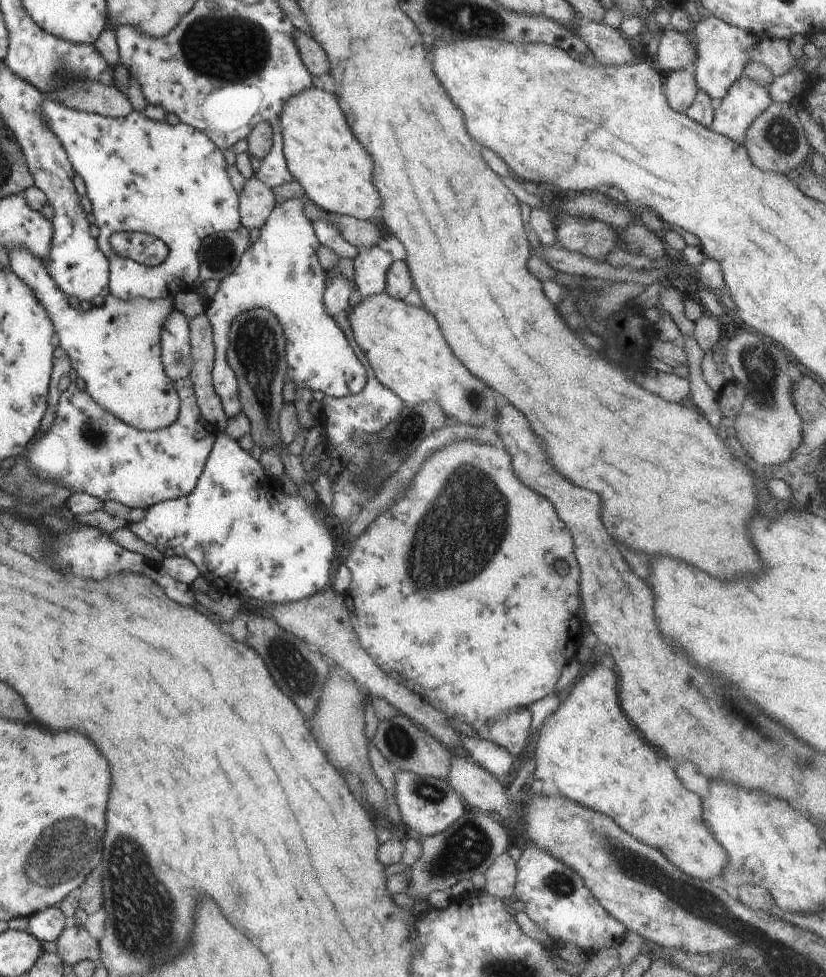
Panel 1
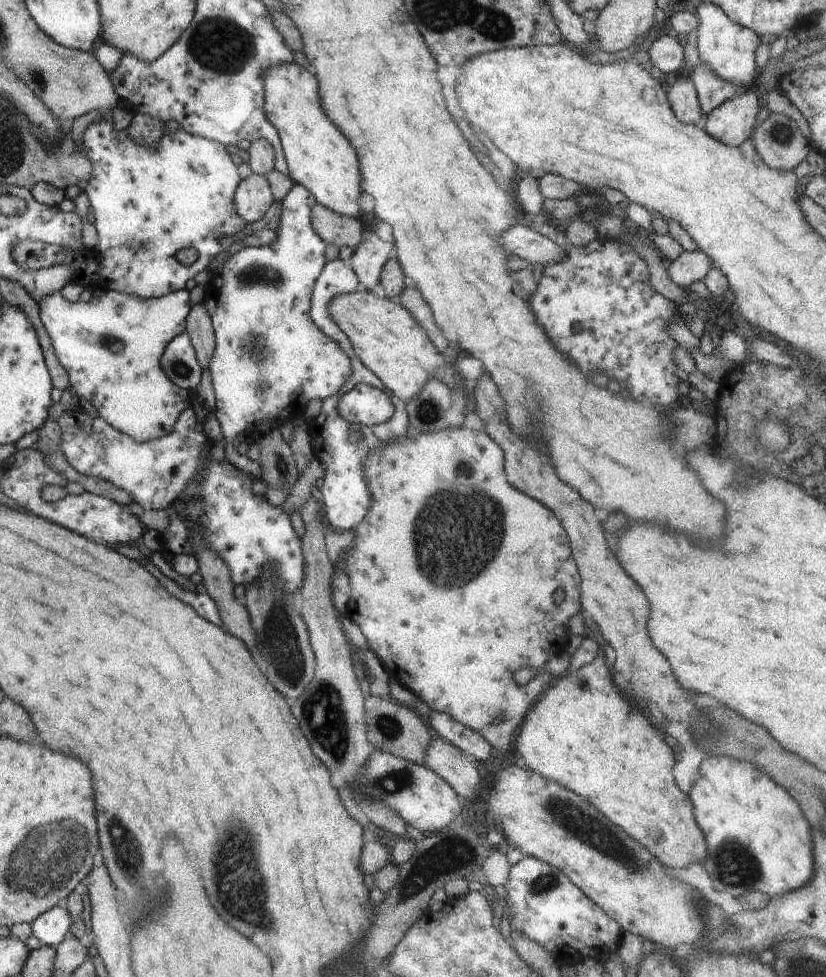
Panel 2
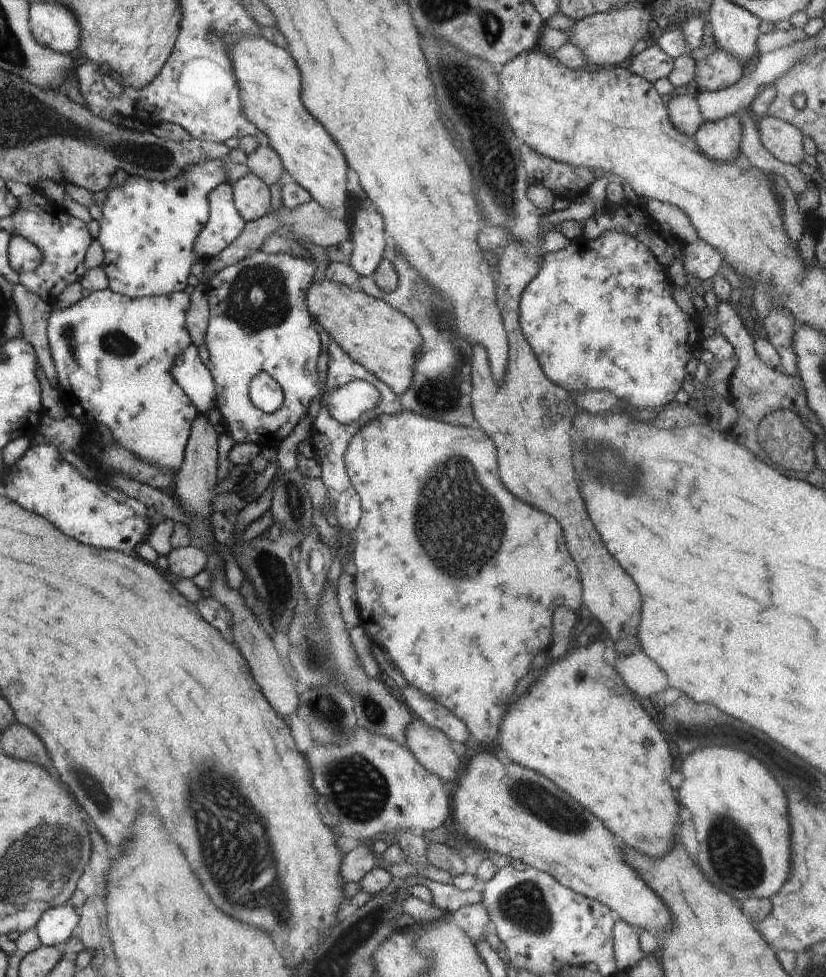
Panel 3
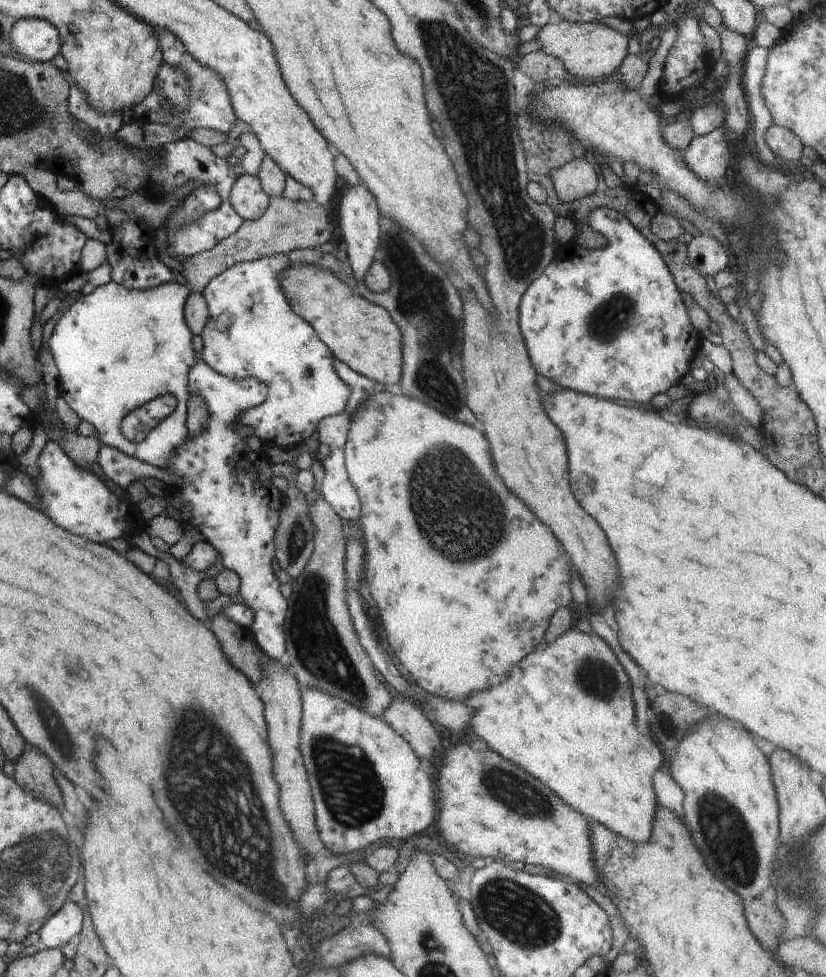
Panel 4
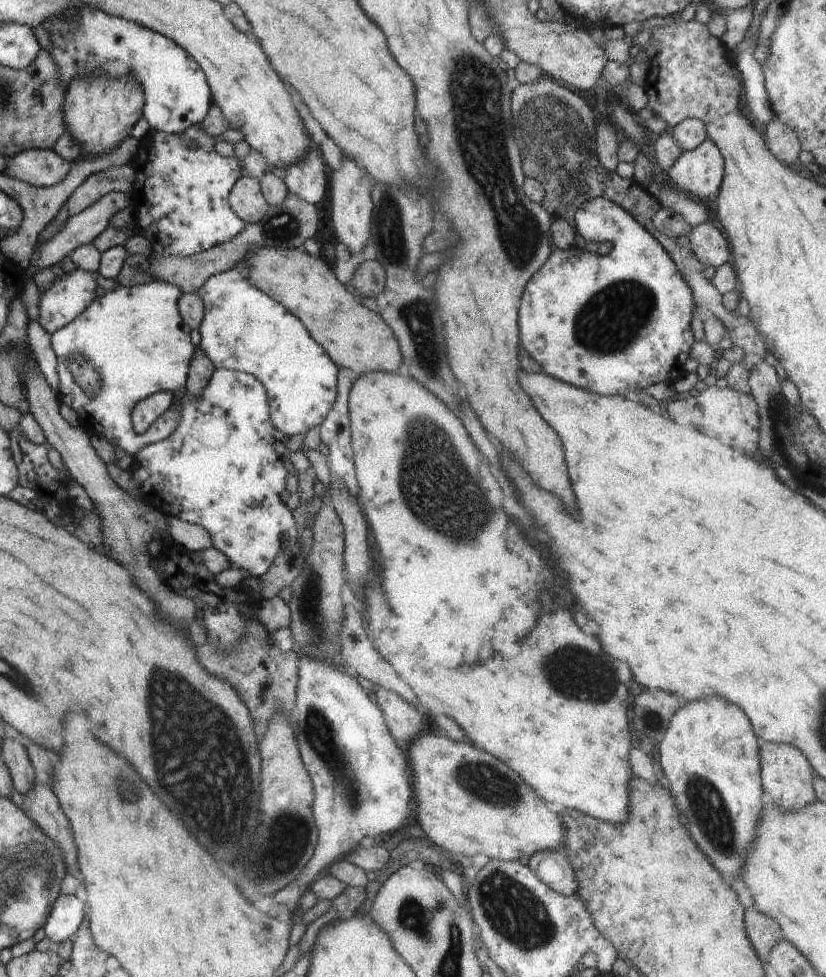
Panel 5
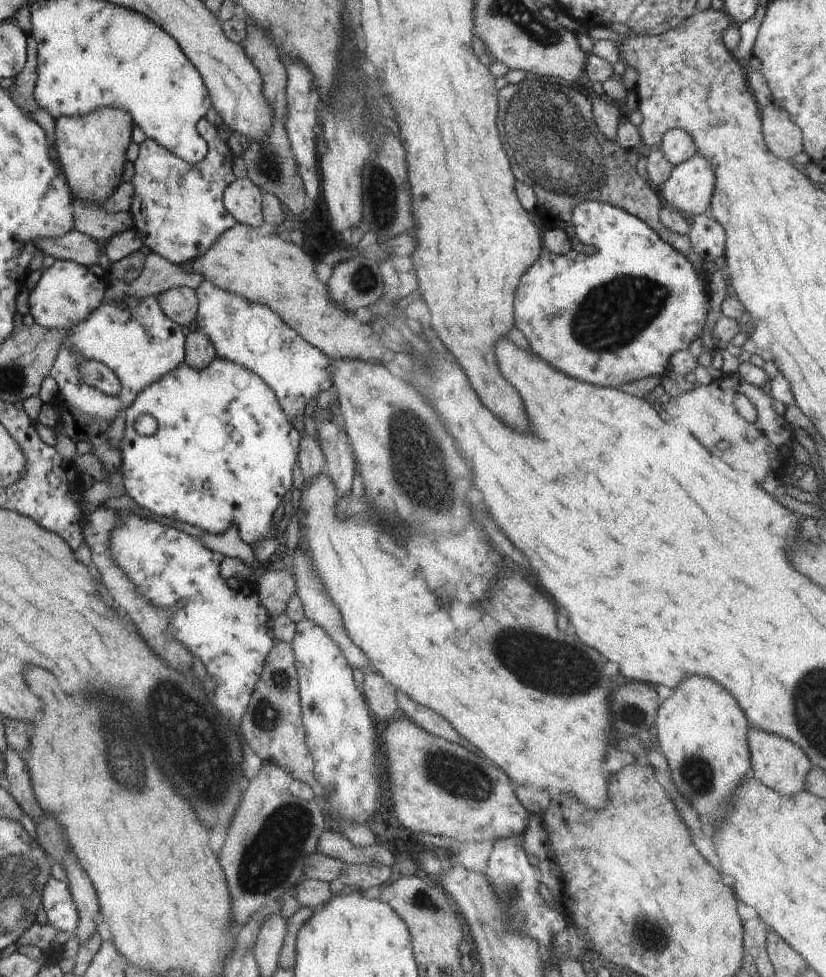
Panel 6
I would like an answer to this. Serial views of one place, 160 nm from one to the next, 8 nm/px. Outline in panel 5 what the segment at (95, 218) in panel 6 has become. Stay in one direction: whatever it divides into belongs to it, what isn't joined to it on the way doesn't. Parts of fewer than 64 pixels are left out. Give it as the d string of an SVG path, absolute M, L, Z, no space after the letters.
M133 165L112 166L92 173L68 196L66 204L69 216L80 214L109 192L124 191L130 194L134 179L135 167Z

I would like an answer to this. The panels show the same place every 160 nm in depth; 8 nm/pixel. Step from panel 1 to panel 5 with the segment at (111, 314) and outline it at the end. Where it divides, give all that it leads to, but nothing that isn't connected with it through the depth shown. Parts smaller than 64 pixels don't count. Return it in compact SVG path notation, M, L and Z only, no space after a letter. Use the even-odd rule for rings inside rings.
M154 280L154 281L152 281L152 282L149 282L149 283L148 283L148 284L143 284L143 285L138 285L138 286L135 286L135 287L132 287L132 288L128 288L128 287L125 287L125 286L122 286L122 285L120 285L120 284L119 284L119 283L118 283L118 282L116 282L116 283L117 283L117 284L118 284L118 287L117 287L117 289L116 289L116 290L114 290L114 291L112 291L112 292L110 292L110 291L108 291L108 292L107 292L107 293L106 293L106 295L105 295L105 296L102 296L102 297L98 297L98 296L97 296L97 297L96 297L96 298L95 298L95 299L94 299L94 300L93 300L93 301L92 301L92 302L91 302L91 303L90 303L90 304L89 304L89 305L88 305L88 308L86 308L86 310L83 310L83 311L82 311L82 312L81 312L81 313L80 313L80 314L79 314L79 315L78 315L78 316L77 316L77 317L76 317L76 318L75 318L75 319L74 319L74 320L73 320L73 321L72 321L72 322L71 322L71 323L70 323L70 324L69 324L69 325L68 325L68 326L65 326L65 327L64 327L64 328L61 328L61 329L60 329L60 330L57 330L57 331L56 331L56 332L53 332L53 333L52 333L52 334L51 334L51 347L52 347L52 350L53 350L53 351L54 351L54 354L55 354L55 355L56 355L56 356L57 356L57 360L58 360L58 362L57 362L57 367L56 367L56 370L57 370L57 373L58 373L58 378L59 378L59 392L58 392L58 396L59 396L59 402L60 402L60 404L63 404L63 403L64 403L64 404L66 404L66 406L70 406L70 408L72 408L72 410L76 410L76 414L78 414L78 418L79 418L79 422L80 422L80 426L82 426L82 427L83 427L83 428L84 428L84 430L86 430L86 432L88 432L88 433L90 433L90 435L97 435L97 436L98 436L98 437L102 437L102 438L105 438L105 439L106 439L106 440L108 440L108 442L110 442L110 444L112 444L112 446L114 446L114 448L115 448L115 447L120 447L120 448L121 448L121 449L122 449L122 450L126 450L126 452L128 452L128 454L132 454L132 455L133 455L133 456L134 456L134 455L135 455L135 454L136 454L136 453L137 453L137 452L138 452L138 451L139 451L139 450L140 450L140 449L141 449L141 448L142 448L142 447L143 447L143 446L144 446L144 445L152 445L152 444L154 444L154 443L157 443L157 442L158 442L158 441L161 441L161 440L164 440L164 439L167 439L167 438L168 438L168 437L169 437L169 434L170 434L170 433L173 433L173 432L174 432L174 431L175 431L175 426L176 426L176 425L177 425L177 424L178 424L178 421L179 421L179 410L180 410L180 409L181 409L181 408L182 408L182 407L180 407L180 406L179 406L179 404L176 404L176 403L175 403L175 402L179 402L179 400L180 400L180 399L181 399L181 398L182 398L182 397L183 397L183 396L184 396L184 394L185 394L185 391L186 391L186 389L184 389L184 388L183 388L183 387L184 387L184 386L186 386L186 384L187 384L187 374L188 374L188 371L189 371L189 364L190 364L190 363L191 363L191 360L192 360L192 355L193 355L193 354L194 354L194 351L195 351L195 346L194 346L194 345L192 345L192 342L191 342L191 341L190 341L190 331L191 331L191 329L190 329L190 328L189 328L189 326L188 326L188 325L187 325L187 324L186 324L186 323L185 323L185 322L184 322L184 321L183 321L183 320L182 320L182 317L181 317L181 316L180 316L180 313L179 313L179 310L178 310L178 307L177 307L177 304L178 304L178 299L179 299L179 298L180 298L180 296L182 296L182 293L184 293L184 292L183 292L183 290L182 290L182 289L181 289L181 288L178 288L178 287L177 287L177 286L176 286L176 285L173 285L173 284L170 284L170 283L165 283L165 282L164 282L164 281L158 281L158 280ZM74 355L80 355L80 356L81 356L81 357L82 357L82 358L83 358L83 359L86 359L86 360L87 360L87 361L88 361L88 362L89 362L89 363L90 363L90 364L91 364L91 365L92 365L92 366L93 366L93 367L94 367L94 368L95 368L95 369L96 369L96 370L97 370L97 373L98 373L98 374L99 374L99 375L100 375L100 378L101 378L101 388L100 388L100 393L99 393L99 394L98 394L98 395L96 395L96 396L94 396L94 398L93 398L93 399L92 399L92 398L90 398L90 396L87 396L87 395L86 395L86 394L85 394L85 393L84 393L84 392L83 392L83 391L82 391L82 389L81 389L81 388L80 388L80 386L78 386L78 383L77 383L77 382L76 382L76 381L75 381L75 378L74 378L74 377L73 377L73 376L72 376L72 375L71 375L71 372L70 372L70 371L69 371L69 370L68 370L68 367L67 367L67 364L68 364L68 363L69 363L69 360L70 360L70 359L71 359L71 358L72 358L72 357L73 357L73 356L74 356ZM165 390L168 390L168 392L173 392L173 393L174 393L174 394L175 394L175 396L176 396L176 397L175 397L175 399L174 399L174 401L175 401L175 402L174 402L174 404L173 404L173 406L172 406L172 409L171 409L171 410L168 410L168 411L167 411L167 412L166 412L166 415L161 415L161 416L159 416L159 417L158 417L158 418L157 418L157 419L156 419L156 420L155 420L155 421L154 421L154 422L153 422L153 423L152 423L152 424L151 424L151 425L150 425L150 427L149 427L149 428L147 428L147 429L146 429L146 432L143 432L143 433L142 433L142 434L141 434L141 435L138 435L138 434L136 434L136 433L135 433L135 432L134 432L134 429L133 429L133 424L132 424L132 421L131 421L131 412L132 412L132 409L133 409L133 408L134 408L134 406L135 406L135 404L136 404L136 403L137 403L137 402L140 402L140 401L141 401L141 400L144 400L144 398L148 398L148 396L150 396L150 395L152 395L152 394L154 394L154 393L155 393L155 392L164 392L164 391L165 391Z

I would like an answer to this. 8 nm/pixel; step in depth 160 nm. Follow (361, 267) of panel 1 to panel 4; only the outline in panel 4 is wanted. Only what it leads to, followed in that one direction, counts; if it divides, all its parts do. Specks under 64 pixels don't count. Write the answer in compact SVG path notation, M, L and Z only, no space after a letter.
M362 184L346 185L338 204L338 224L340 232L347 242L346 260L351 266L352 275L355 280L362 280L362 276L368 272L368 268L374 262L374 253L379 249L380 212L374 196L366 190Z

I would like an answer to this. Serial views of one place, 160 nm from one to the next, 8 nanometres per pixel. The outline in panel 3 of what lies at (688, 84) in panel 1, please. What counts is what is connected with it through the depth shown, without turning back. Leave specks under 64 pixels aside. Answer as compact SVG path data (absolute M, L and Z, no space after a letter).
M688 88L679 94L666 99L670 122L683 135L693 138L703 123L703 118L697 105L696 92Z

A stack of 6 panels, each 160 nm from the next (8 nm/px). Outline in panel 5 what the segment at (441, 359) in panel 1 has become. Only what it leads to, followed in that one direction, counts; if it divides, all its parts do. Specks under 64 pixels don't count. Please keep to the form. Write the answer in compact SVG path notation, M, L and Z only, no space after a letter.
M252 247L245 254L244 264L249 269L249 281L252 286L279 302L298 318L337 367L350 369L359 375L370 371L398 372L403 357L393 330L379 314L364 307L345 285L338 282L334 273L320 257L309 255L303 249Z

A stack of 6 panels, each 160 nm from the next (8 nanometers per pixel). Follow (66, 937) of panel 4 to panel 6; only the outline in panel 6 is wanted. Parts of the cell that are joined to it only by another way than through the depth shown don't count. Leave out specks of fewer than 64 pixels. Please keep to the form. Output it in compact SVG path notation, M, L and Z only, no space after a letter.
M50 874L43 886L42 898L42 908L46 911L47 922L58 932L68 932L74 937L77 931L78 911L68 885Z

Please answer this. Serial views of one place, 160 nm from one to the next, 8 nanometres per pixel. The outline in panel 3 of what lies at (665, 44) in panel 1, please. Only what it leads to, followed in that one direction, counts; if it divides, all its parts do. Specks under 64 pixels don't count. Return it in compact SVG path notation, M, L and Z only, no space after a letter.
M654 45L638 52L627 65L632 73L654 83L658 78L666 78L672 72L673 62L670 55Z

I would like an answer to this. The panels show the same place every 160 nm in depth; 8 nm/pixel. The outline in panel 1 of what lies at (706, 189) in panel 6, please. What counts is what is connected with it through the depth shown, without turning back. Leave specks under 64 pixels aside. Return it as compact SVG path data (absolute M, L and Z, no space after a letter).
M744 75L715 105L710 130L743 145L750 125L773 103L768 90Z

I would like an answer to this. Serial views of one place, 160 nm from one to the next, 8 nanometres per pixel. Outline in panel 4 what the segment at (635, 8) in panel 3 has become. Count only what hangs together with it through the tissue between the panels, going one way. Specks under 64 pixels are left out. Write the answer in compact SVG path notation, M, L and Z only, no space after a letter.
M561 19L558 24L545 24L535 37L538 51L557 58L573 77L572 81L600 82L612 78L628 56L626 35L598 23L571 23Z

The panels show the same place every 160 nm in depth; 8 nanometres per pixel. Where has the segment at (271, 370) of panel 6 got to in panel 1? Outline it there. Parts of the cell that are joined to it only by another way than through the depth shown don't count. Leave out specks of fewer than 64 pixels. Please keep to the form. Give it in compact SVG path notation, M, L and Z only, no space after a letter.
M308 196L275 203L264 226L260 227L260 237L246 248L240 262L219 282L218 291L206 304L205 315L210 321L215 344L213 387L228 419L243 410L237 378L226 358L227 334L233 320L246 311L266 309L277 318L287 338L285 382L294 382L296 390L320 390L326 397L341 398L358 394L366 384L364 365L356 358L342 329L323 305L326 269L318 262L316 250L321 244L311 220L305 215L305 200Z

